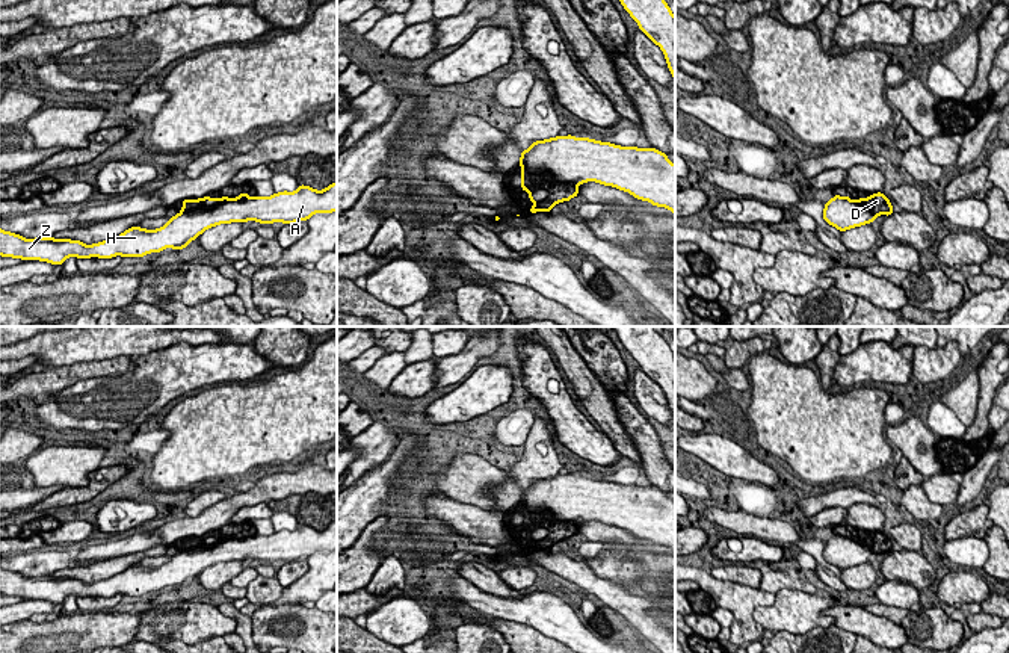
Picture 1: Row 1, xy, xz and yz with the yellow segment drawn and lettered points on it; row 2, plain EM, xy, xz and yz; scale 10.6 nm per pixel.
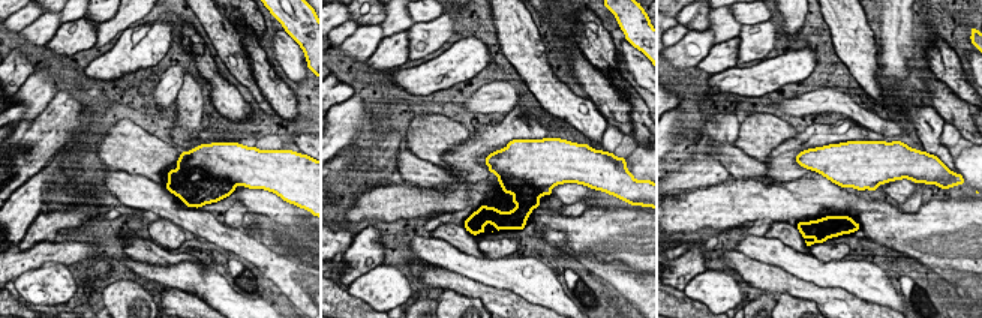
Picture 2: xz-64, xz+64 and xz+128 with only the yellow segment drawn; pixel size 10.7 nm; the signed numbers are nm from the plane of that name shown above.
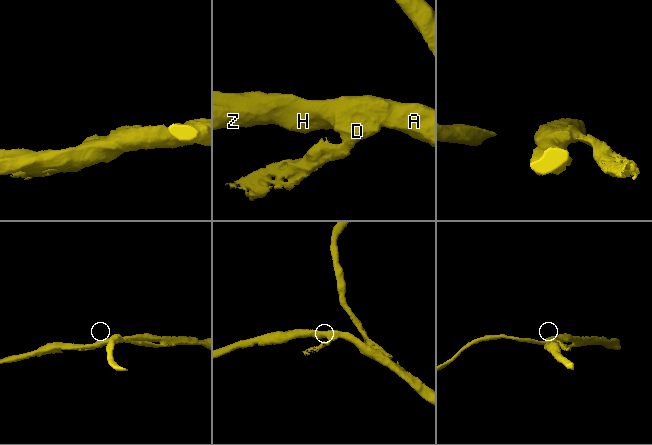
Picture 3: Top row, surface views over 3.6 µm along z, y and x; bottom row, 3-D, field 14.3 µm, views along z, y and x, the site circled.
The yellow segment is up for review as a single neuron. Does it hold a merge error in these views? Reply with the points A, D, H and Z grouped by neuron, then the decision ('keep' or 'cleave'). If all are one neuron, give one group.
A H Z / D | cleave

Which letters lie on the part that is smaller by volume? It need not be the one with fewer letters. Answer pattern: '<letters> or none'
D

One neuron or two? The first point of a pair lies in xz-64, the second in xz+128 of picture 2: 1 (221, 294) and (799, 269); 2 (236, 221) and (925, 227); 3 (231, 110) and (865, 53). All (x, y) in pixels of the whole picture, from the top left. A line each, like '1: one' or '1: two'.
1: one
2: two
3: one

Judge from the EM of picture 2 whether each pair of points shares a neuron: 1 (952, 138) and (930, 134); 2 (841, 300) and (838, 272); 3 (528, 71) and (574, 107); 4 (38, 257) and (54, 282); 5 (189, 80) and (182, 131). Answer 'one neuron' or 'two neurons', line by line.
1: two neurons
2: two neurons
3: one neuron
4: two neurons
5: one neuron

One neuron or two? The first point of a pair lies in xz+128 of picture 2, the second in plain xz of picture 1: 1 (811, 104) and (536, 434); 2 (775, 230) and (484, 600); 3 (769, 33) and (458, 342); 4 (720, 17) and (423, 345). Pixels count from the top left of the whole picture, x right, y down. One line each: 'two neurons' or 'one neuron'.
1: two neurons
2: two neurons
3: two neurons
4: one neuron

